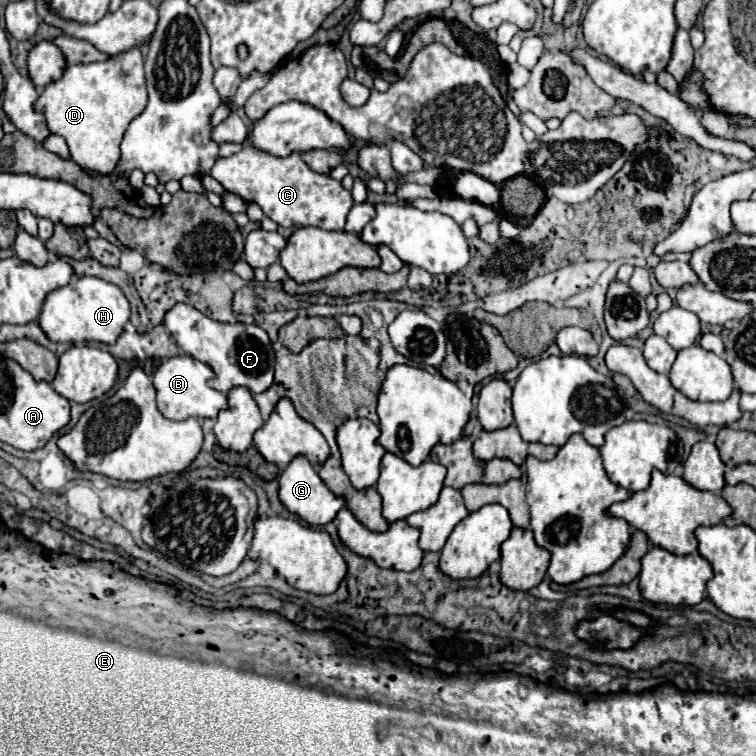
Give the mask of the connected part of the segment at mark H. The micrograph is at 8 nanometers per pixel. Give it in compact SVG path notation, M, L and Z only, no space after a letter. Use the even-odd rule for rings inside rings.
M78 277L72 283L52 291L46 295L42 313L40 313L40 329L54 343L78 343L78 341L100 341L100 343L116 343L124 325L130 319L128 299L122 289L114 283L108 283L98 277Z

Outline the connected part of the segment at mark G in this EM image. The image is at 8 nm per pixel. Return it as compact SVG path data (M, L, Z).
M294 457L288 467L284 469L284 473L280 475L280 501L284 503L284 507L302 517L306 523L310 525L326 525L330 521L336 519L338 511L344 507L344 499L336 497L318 477L316 469L308 463L306 457Z

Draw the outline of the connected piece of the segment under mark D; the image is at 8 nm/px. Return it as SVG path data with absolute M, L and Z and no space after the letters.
M138 49L114 55L102 63L68 65L62 79L50 83L36 101L36 111L42 111L48 129L66 139L72 159L80 167L90 167L102 175L116 169L120 159L120 143L128 123L144 111L146 79L144 63Z

